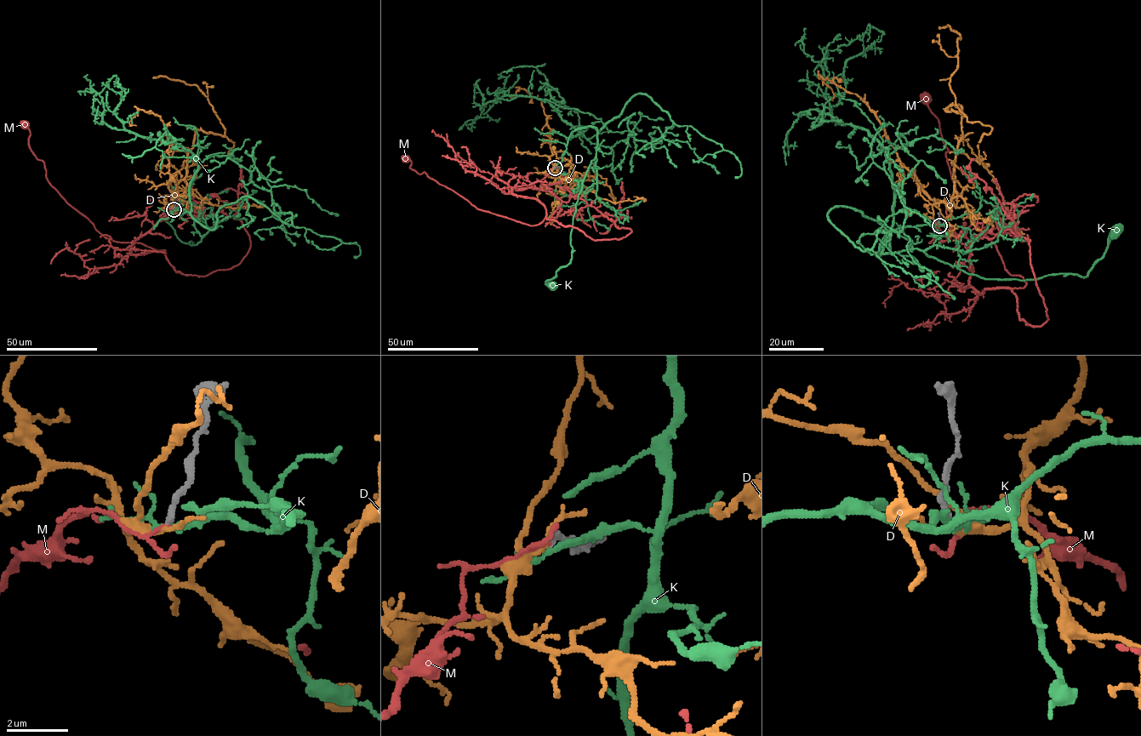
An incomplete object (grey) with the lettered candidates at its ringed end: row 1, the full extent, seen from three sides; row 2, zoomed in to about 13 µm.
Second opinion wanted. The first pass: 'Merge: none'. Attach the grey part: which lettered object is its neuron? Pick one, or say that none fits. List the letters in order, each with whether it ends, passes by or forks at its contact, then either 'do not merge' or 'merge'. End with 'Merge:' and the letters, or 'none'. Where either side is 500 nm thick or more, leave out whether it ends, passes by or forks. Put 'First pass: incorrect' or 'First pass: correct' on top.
First pass: correct
D: it passes by; do not merge
K: it forks there; do not merge
M: it passes by; do not merge
Merge: none

